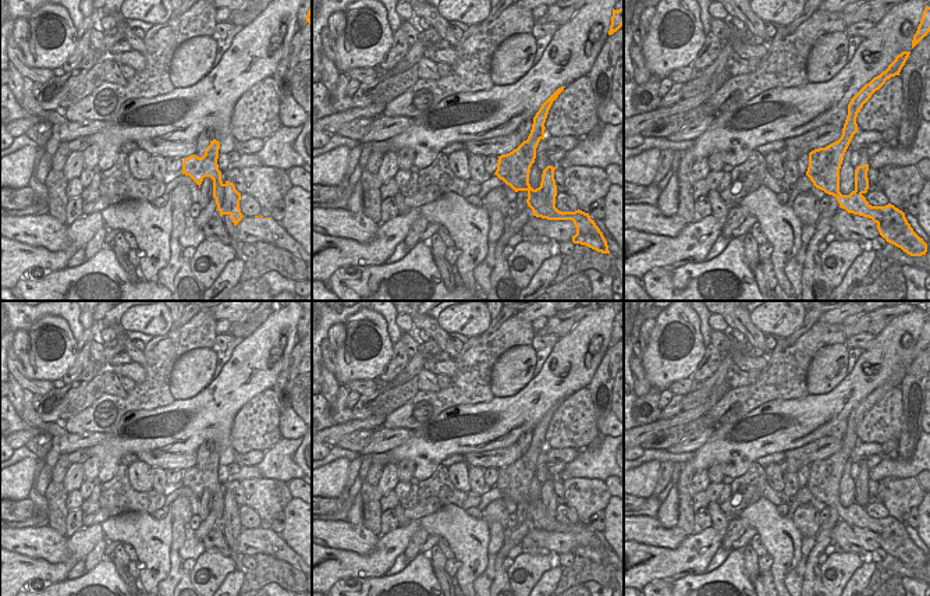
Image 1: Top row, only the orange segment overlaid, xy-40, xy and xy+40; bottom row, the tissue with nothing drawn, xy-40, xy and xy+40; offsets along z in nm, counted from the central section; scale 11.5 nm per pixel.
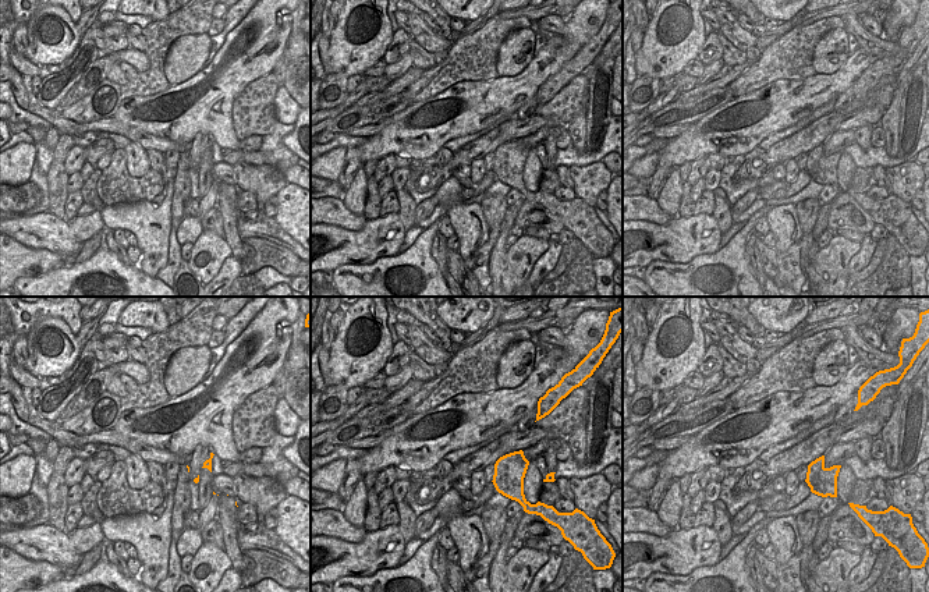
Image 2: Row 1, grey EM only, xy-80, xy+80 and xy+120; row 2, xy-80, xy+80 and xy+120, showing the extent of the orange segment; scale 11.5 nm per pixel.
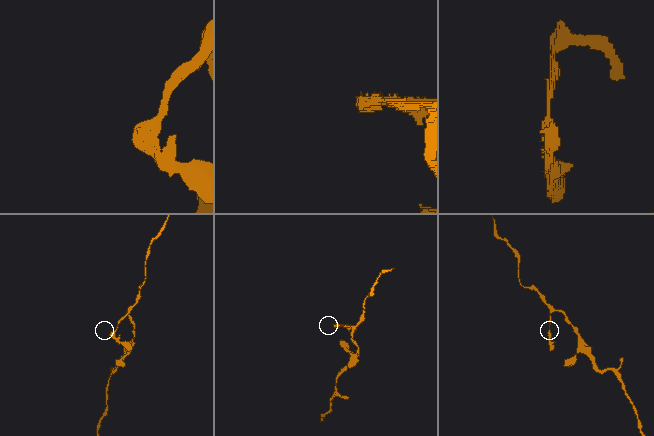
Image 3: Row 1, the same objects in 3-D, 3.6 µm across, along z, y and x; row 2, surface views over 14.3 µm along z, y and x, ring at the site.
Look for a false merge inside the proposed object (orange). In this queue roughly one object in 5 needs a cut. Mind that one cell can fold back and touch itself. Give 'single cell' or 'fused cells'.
single cell

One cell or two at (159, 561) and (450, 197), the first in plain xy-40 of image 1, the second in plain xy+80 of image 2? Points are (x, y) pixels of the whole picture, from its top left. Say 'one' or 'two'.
one

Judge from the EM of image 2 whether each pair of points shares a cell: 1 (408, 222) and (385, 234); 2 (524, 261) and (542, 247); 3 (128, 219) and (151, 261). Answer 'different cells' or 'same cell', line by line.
1: different cells
2: same cell
3: same cell

